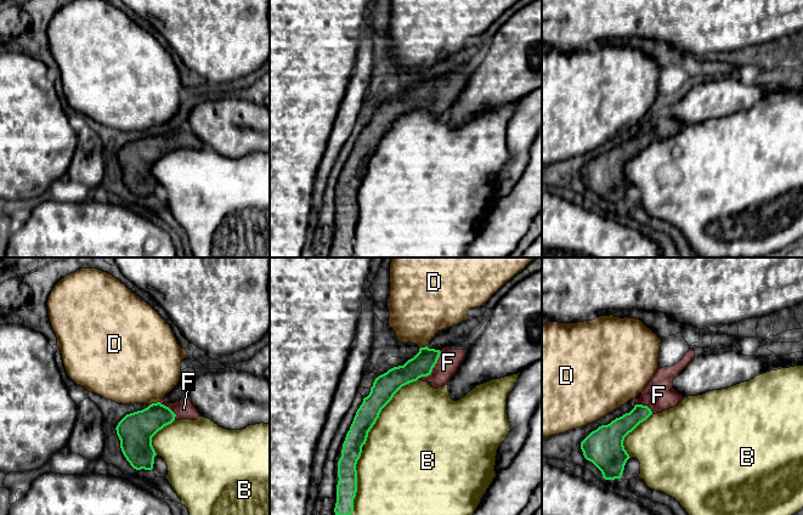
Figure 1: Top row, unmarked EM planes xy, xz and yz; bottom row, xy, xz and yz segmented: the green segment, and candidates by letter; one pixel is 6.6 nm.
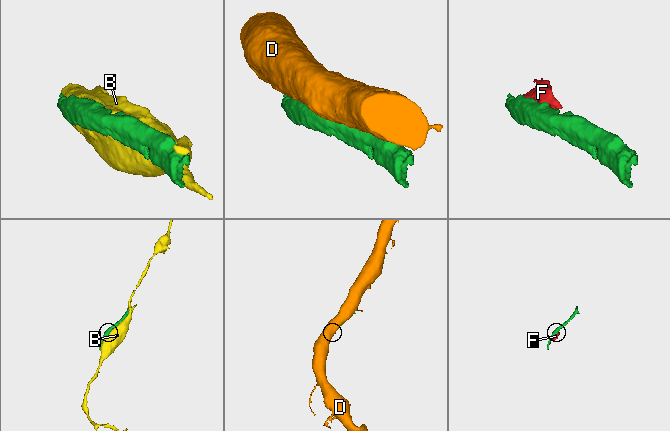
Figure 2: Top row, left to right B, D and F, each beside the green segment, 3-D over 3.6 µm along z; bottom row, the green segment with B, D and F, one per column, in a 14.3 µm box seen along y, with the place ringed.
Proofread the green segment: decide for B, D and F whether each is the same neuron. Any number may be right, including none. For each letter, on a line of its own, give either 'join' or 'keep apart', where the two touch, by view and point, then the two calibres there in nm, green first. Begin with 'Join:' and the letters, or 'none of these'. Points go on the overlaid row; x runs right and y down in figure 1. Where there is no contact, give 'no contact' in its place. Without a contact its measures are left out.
Join: F
B: keep apart; meets green in xz at (383, 407); 160 nm thick on the green side, 480 nm on the other
D: keep apart; meets green in xy at (154, 403); 240 nm thick on the green side, 460 nm on the other
F: join; meets green in xz at (433, 367); 150 nm thick on the green side, 150 nm on the other

